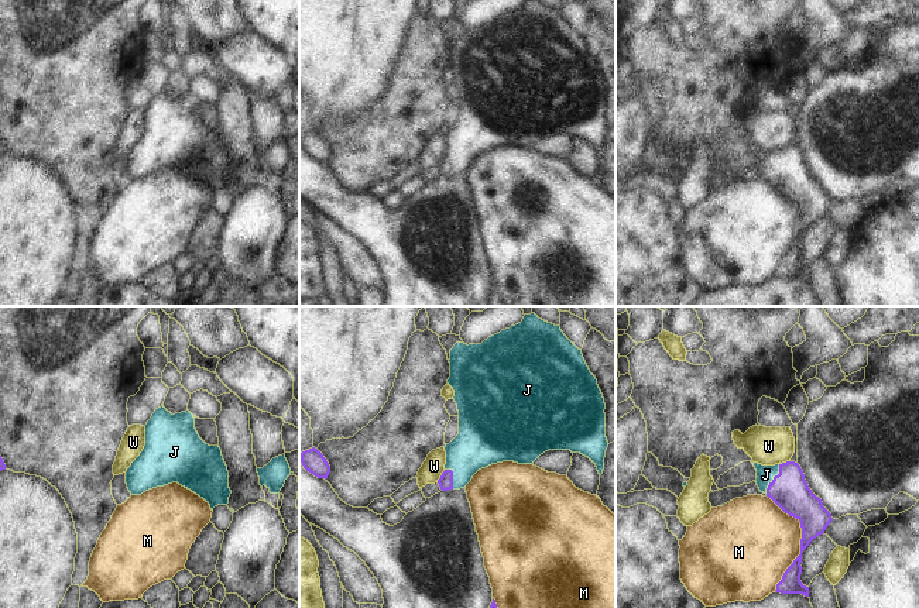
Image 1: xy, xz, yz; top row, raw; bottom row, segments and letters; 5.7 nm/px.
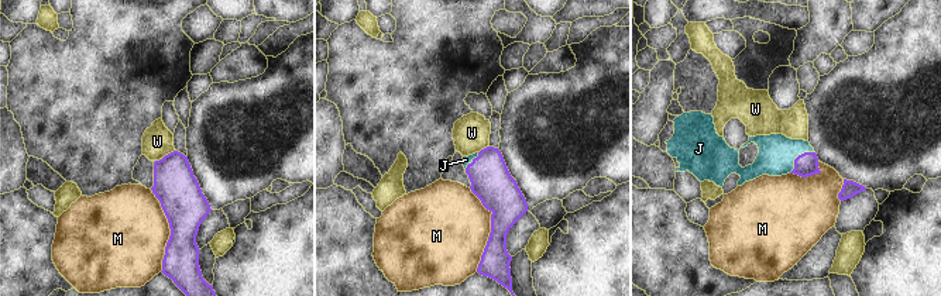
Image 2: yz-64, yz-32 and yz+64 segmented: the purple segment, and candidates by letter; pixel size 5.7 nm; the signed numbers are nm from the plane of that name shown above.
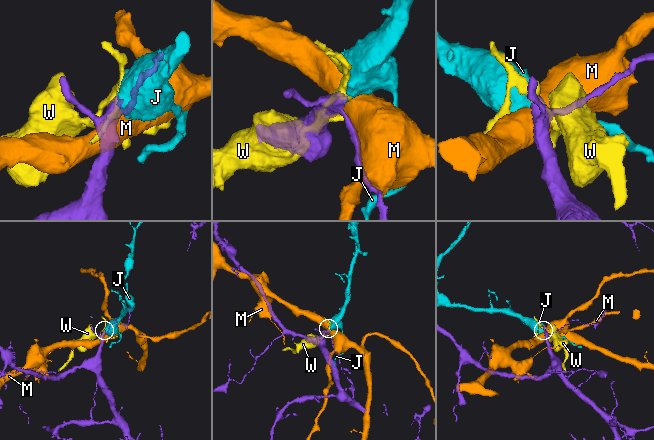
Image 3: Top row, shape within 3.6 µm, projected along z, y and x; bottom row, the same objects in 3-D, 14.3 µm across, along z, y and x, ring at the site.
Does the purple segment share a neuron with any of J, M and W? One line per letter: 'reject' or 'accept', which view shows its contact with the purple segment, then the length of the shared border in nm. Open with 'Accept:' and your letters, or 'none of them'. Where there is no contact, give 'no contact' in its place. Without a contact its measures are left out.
Accept: J
J: accept; contact in yz; length 190 nm
M: reject; contact in yz; length 550 nm
W: reject; contact in xz; length 90 nm

